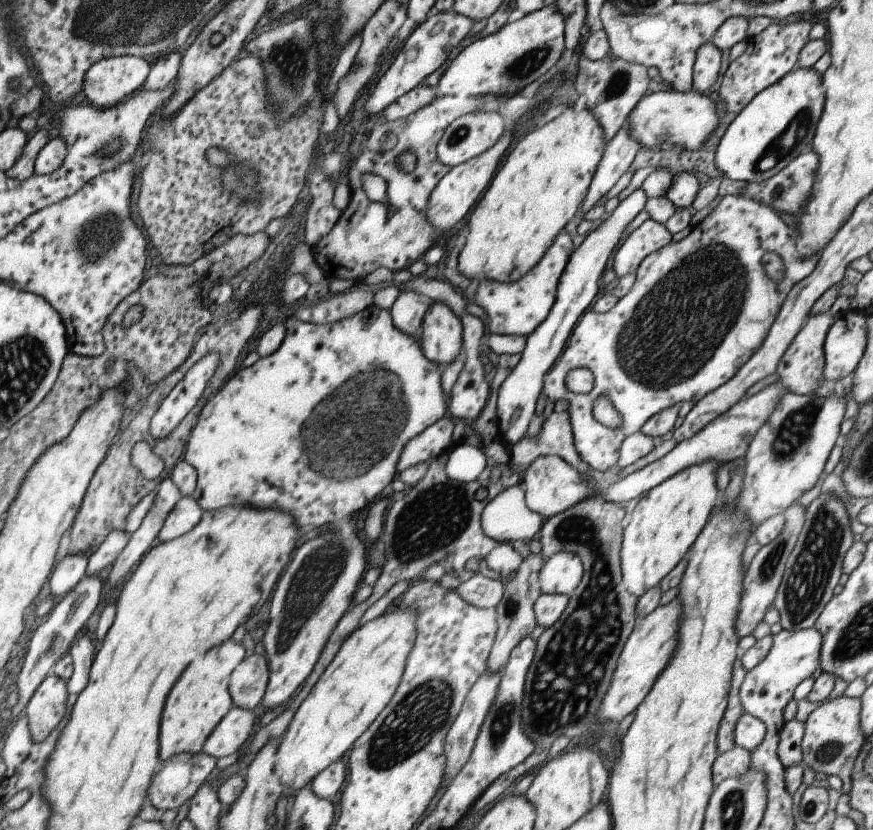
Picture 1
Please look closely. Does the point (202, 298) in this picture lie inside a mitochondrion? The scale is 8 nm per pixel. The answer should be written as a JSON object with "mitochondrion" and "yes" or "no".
{"mitochondrion":"no"}

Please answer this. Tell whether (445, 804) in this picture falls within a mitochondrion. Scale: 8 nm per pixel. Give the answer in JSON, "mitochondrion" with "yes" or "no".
{"mitochondrion":"no"}

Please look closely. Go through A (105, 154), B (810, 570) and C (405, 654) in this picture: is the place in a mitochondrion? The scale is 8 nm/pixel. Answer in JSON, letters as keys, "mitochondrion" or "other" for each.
{"A":"other","B":"mitochondrion","C":"other"}

